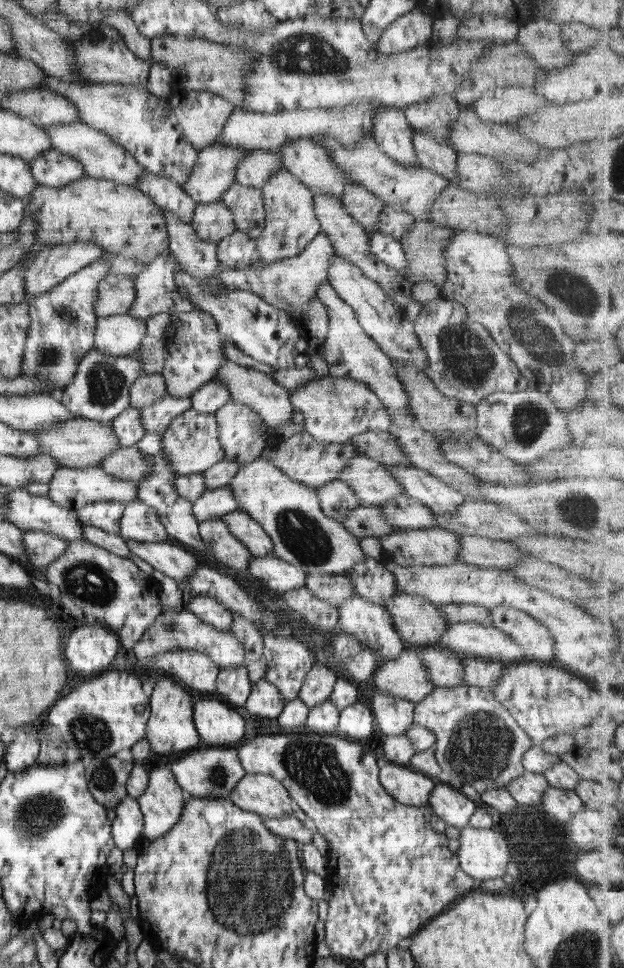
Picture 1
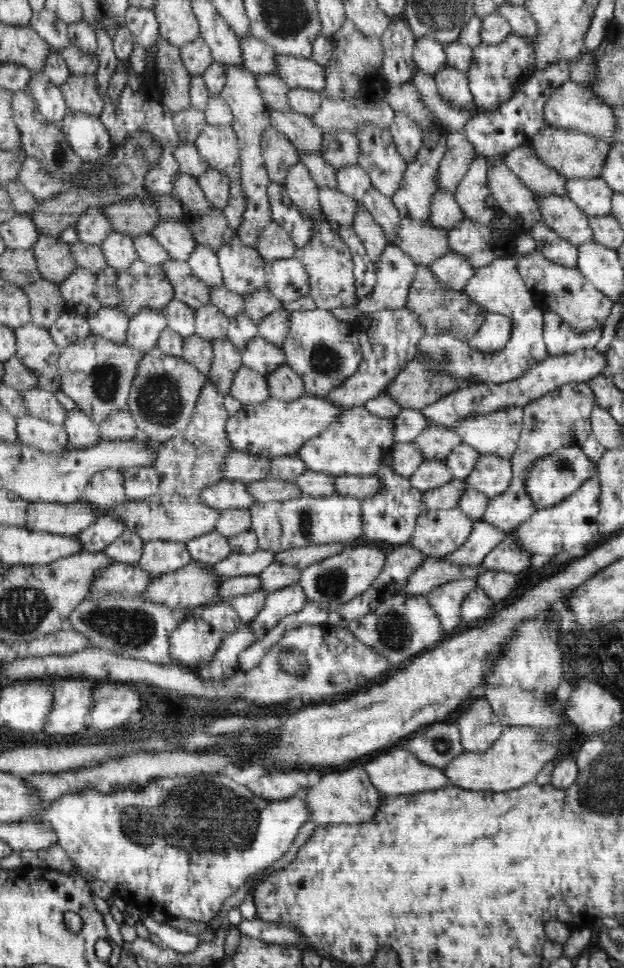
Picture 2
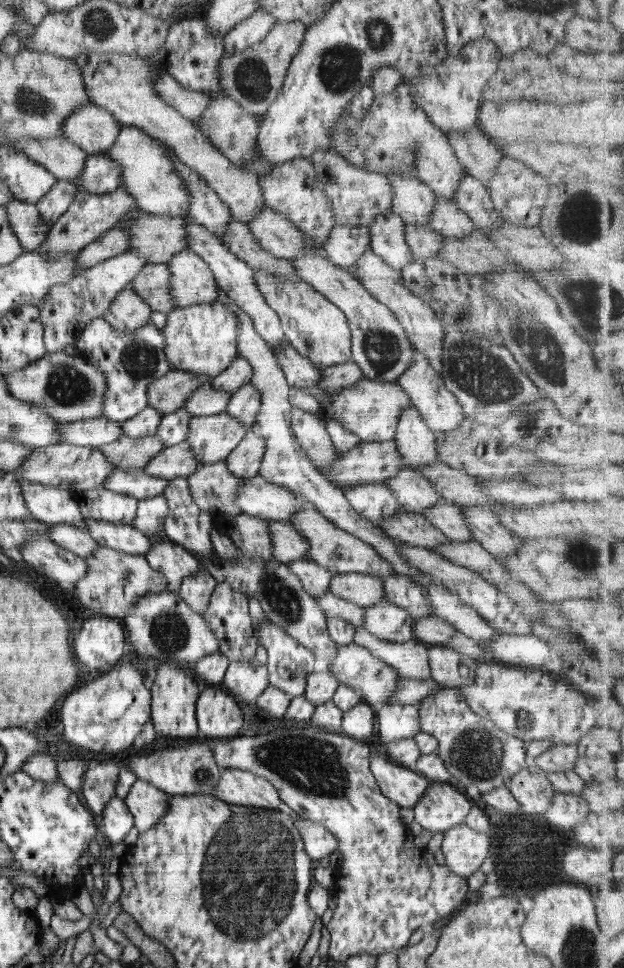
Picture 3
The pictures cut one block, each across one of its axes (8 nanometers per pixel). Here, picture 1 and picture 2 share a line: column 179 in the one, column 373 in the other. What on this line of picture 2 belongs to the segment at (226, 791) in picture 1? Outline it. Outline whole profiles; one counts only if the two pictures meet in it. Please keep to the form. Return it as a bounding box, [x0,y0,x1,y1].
[364,748,451,796]

